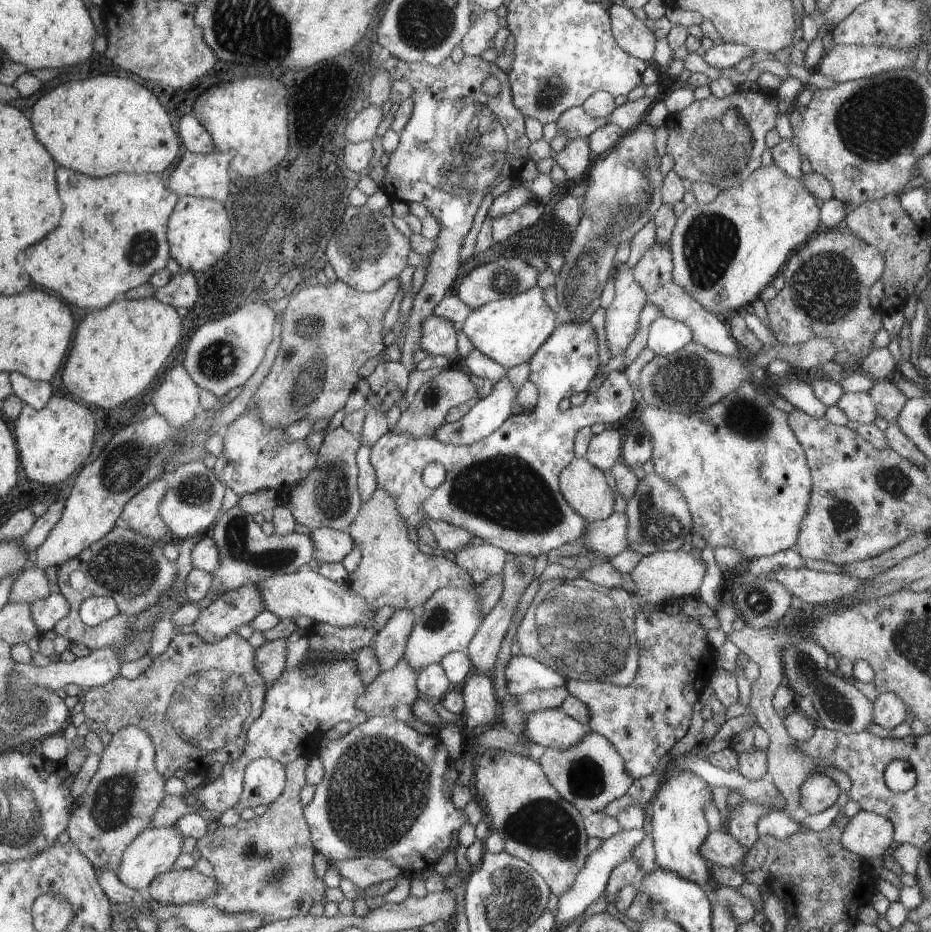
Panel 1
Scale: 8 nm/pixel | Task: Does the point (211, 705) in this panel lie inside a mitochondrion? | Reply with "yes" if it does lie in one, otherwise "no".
yes

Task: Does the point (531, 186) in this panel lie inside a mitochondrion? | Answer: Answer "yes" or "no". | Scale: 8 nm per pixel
no

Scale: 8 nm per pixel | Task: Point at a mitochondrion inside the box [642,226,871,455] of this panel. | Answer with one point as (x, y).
(824, 286)

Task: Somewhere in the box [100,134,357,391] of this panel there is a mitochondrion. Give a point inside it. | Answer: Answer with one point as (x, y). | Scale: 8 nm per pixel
(216, 361)

